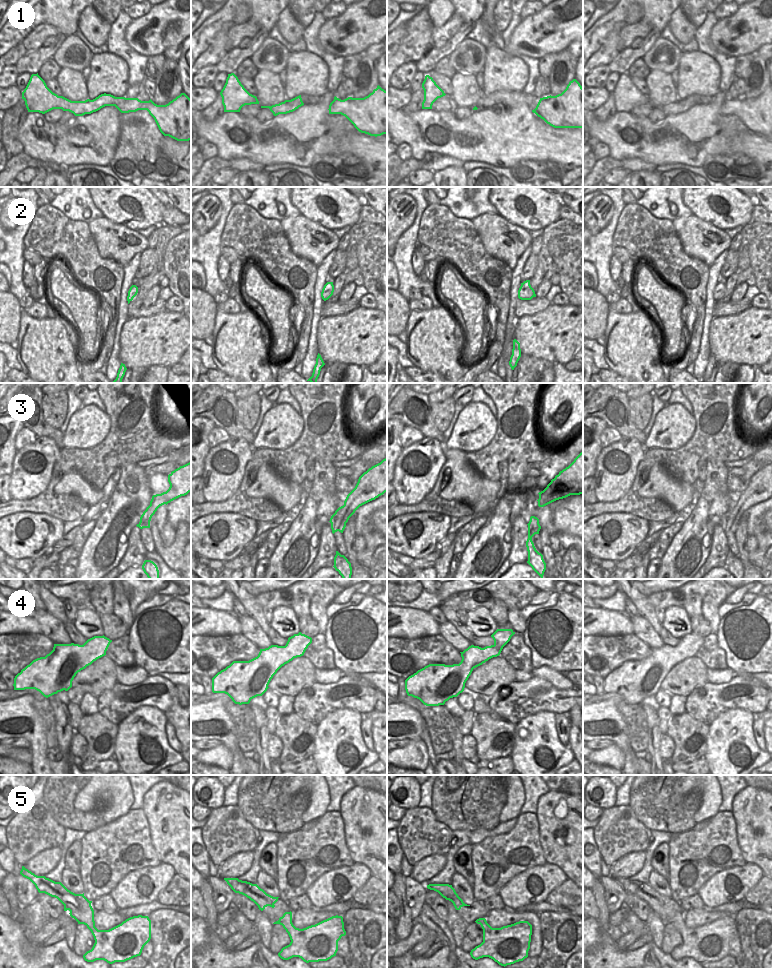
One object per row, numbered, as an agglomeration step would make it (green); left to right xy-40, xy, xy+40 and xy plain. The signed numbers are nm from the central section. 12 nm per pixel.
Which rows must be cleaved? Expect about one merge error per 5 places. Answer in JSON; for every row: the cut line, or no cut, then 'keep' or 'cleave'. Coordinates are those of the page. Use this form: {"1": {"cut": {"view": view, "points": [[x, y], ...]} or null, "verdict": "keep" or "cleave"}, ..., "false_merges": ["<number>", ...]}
{"1": {"cut": null, "verdict": "keep"}, "2": {"cut": null, "verdict": "keep"}, "3": {"cut": null, "verdict": "keep"}, "4": {"cut": null, "verdict": "keep"}, "5": {"cut": null, "verdict": "keep"}, "false_merges": []}

